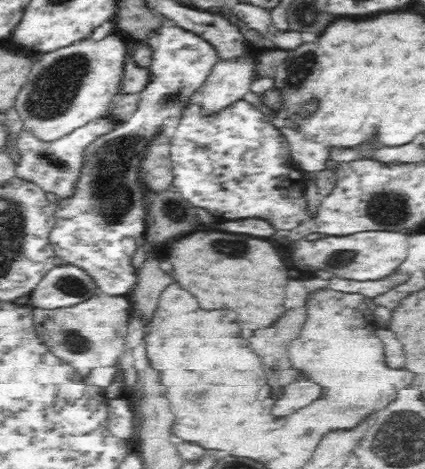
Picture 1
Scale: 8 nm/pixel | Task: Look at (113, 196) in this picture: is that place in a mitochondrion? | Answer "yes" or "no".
yes

